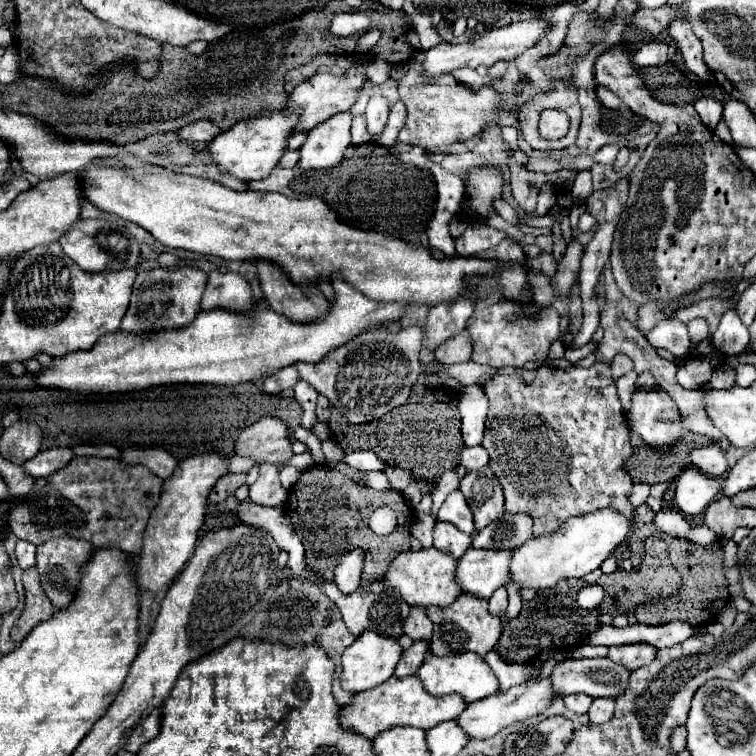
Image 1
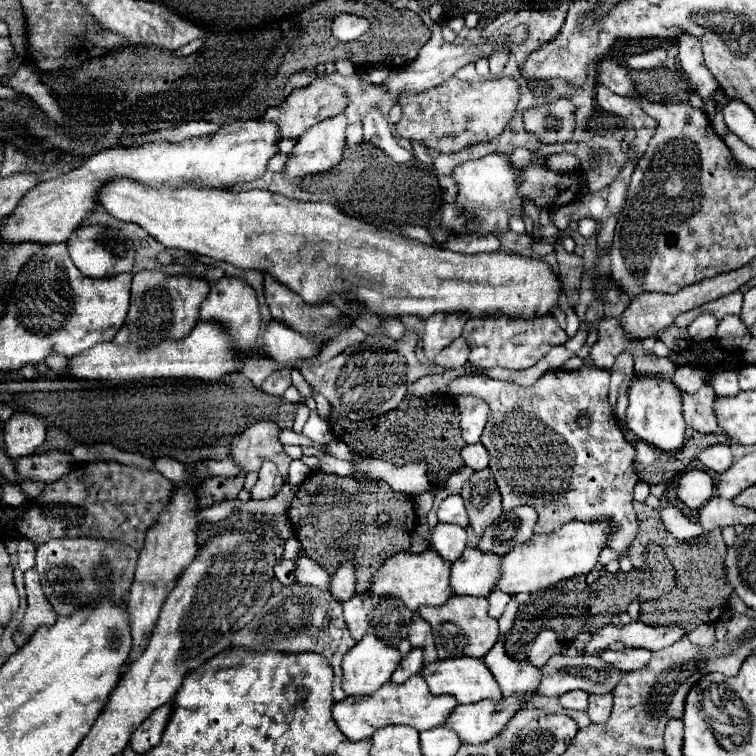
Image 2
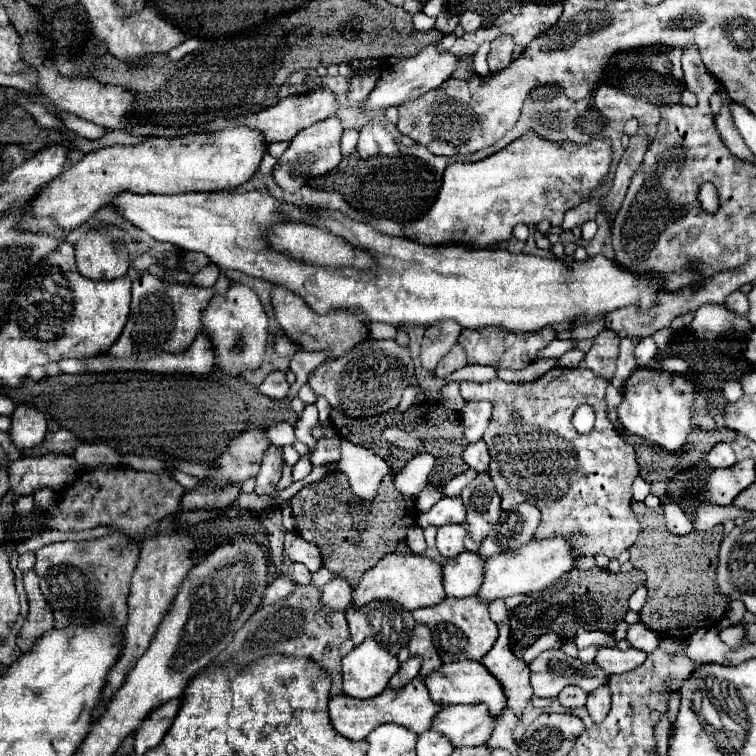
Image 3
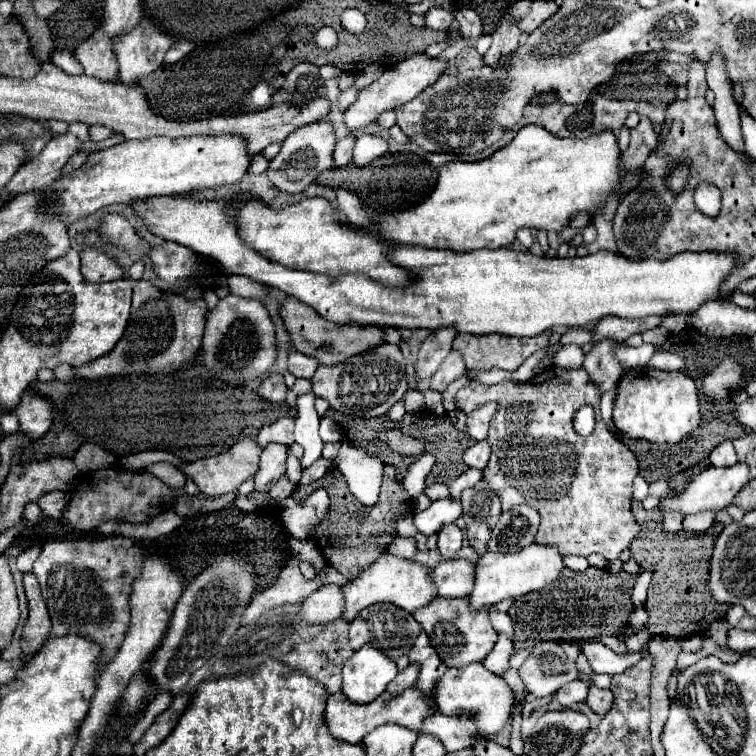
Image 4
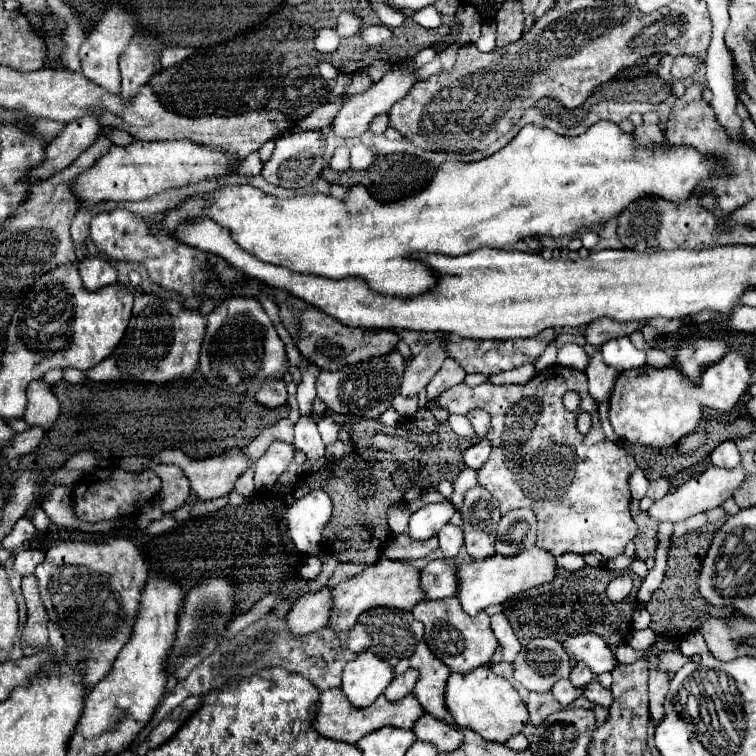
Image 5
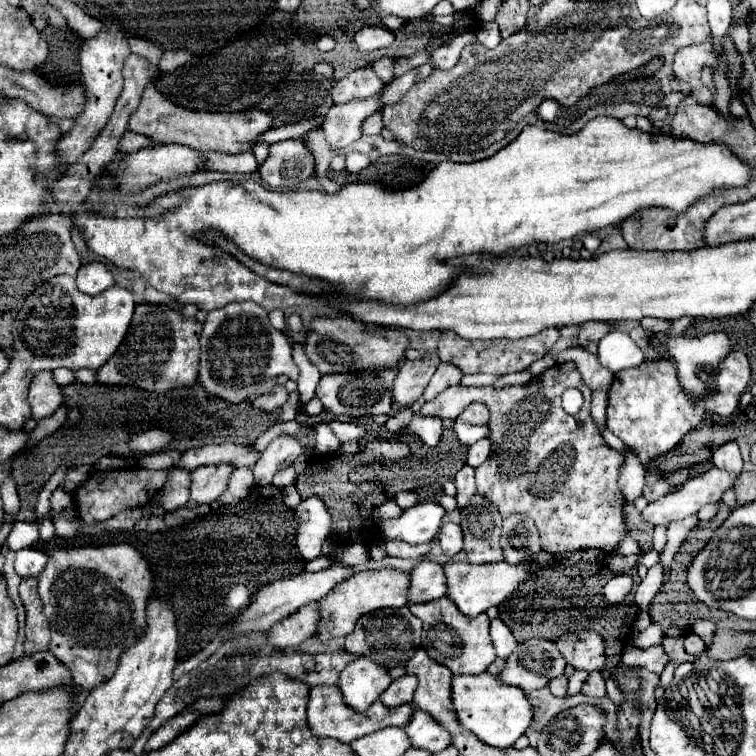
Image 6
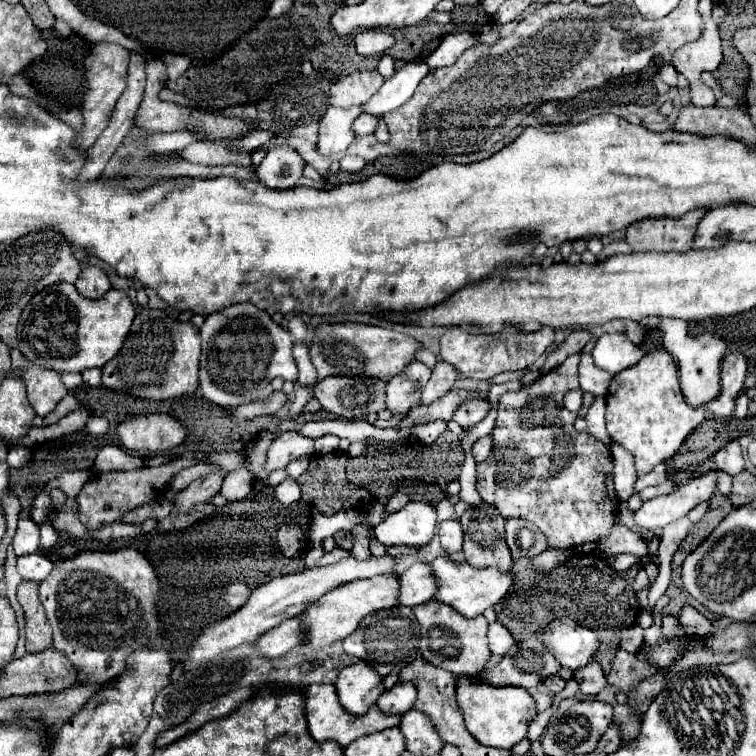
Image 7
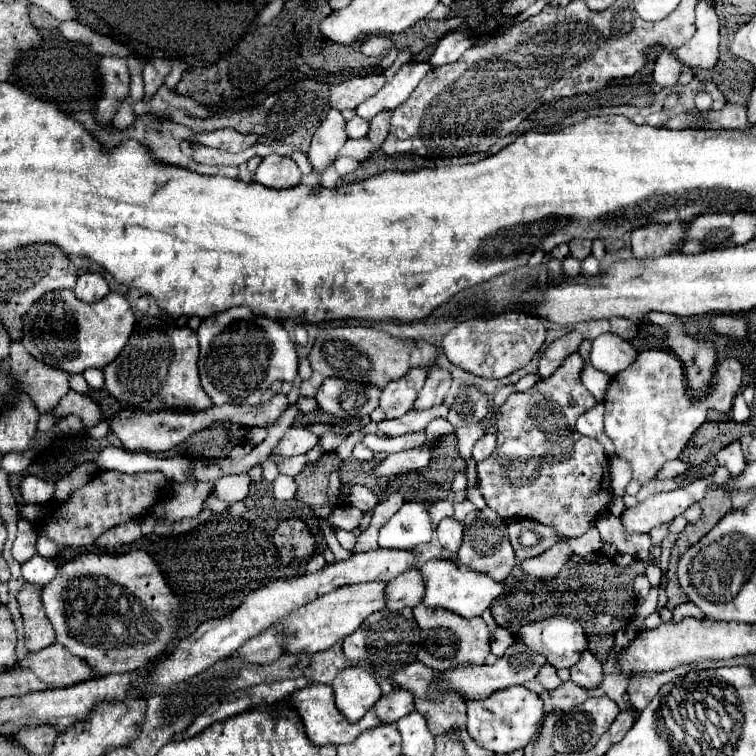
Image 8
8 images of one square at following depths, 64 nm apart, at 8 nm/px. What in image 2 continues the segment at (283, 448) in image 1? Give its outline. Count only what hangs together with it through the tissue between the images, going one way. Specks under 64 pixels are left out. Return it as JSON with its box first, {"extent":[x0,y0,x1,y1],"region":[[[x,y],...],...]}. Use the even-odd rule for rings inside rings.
{"extent":[230,420,292,482],"region":[[[260,420],[236,436],[230,458],[242,470],[242,474],[260,470],[262,460],[272,460],[280,468],[284,482],[288,482],[288,466],[292,460],[278,442],[278,432],[280,428],[276,424]]]}

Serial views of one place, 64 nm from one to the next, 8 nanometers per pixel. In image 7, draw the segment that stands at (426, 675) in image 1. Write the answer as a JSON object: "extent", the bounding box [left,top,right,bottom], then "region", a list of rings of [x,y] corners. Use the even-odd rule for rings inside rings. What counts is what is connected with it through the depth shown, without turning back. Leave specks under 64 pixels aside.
{"extent":[456,678,538,750],"region":[[[458,678],[456,684],[458,684],[456,692],[458,692],[466,728],[476,740],[480,740],[480,744],[490,746],[490,748],[510,750],[514,744],[526,738],[528,726],[538,714],[536,702],[526,688],[520,688],[520,686],[496,688],[496,686],[490,686],[486,682],[472,680],[472,678]]]}

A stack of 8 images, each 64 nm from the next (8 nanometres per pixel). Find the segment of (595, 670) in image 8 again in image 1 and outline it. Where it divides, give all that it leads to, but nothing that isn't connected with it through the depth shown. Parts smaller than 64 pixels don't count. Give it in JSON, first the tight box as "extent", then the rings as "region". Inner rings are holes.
{"extent":[588,698,614,724],"region":[[[594,698],[588,710],[592,724],[604,724],[614,716],[614,698]]]}

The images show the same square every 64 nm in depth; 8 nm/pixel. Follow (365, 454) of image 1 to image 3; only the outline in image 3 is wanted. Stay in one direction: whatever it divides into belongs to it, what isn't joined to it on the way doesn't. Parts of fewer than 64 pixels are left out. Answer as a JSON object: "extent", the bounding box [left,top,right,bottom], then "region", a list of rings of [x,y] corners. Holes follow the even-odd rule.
{"extent":[310,438,340,466],"region":[[[324,438],[316,446],[314,454],[310,456],[313,466],[336,462],[340,458],[340,440],[336,438]]]}

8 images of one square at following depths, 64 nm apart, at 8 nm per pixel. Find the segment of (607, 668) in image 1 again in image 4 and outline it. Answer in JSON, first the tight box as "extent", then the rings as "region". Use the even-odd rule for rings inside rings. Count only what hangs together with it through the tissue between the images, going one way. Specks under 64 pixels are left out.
{"extent":[518,642,578,696],"region":[[[536,642],[518,674],[534,696],[552,696],[556,688],[578,678],[576,664],[568,660],[560,642]]]}

